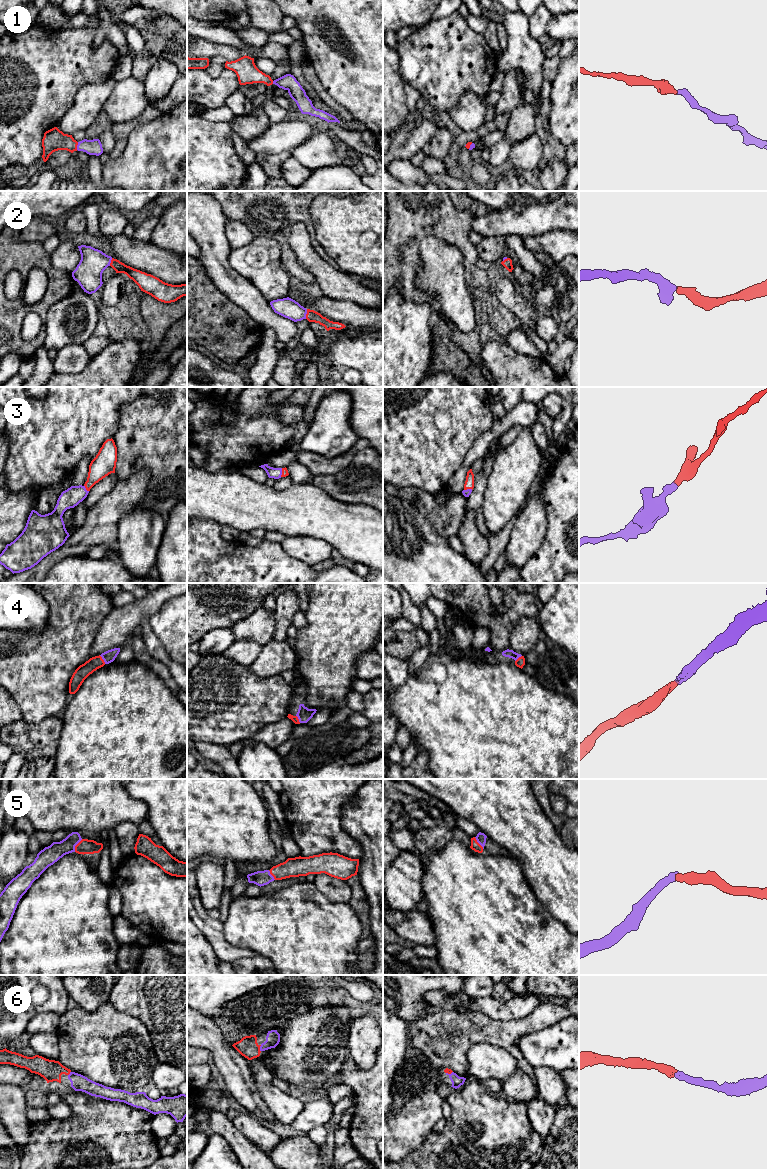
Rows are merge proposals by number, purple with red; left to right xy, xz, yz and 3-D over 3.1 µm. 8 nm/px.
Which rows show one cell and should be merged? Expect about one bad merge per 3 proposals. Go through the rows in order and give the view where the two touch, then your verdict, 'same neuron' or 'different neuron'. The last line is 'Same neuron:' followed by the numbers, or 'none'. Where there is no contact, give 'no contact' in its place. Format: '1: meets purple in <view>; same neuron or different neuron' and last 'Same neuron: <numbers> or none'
1: meets purple in xy; same neuron
2: meets purple in xz; same neuron
3: meets purple in xy; same neuron
4: meets purple in xy; same neuron
5: meets purple in xy; same neuron
6: meets purple in xz; same neuron
Same neuron: 1, 2, 3, 4, 5, 6

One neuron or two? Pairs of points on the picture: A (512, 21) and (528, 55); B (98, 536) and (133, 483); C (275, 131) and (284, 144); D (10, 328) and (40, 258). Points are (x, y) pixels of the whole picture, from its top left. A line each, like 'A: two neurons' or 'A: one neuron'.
A: one neuron
B: one neuron
C: one neuron
D: one neuron

